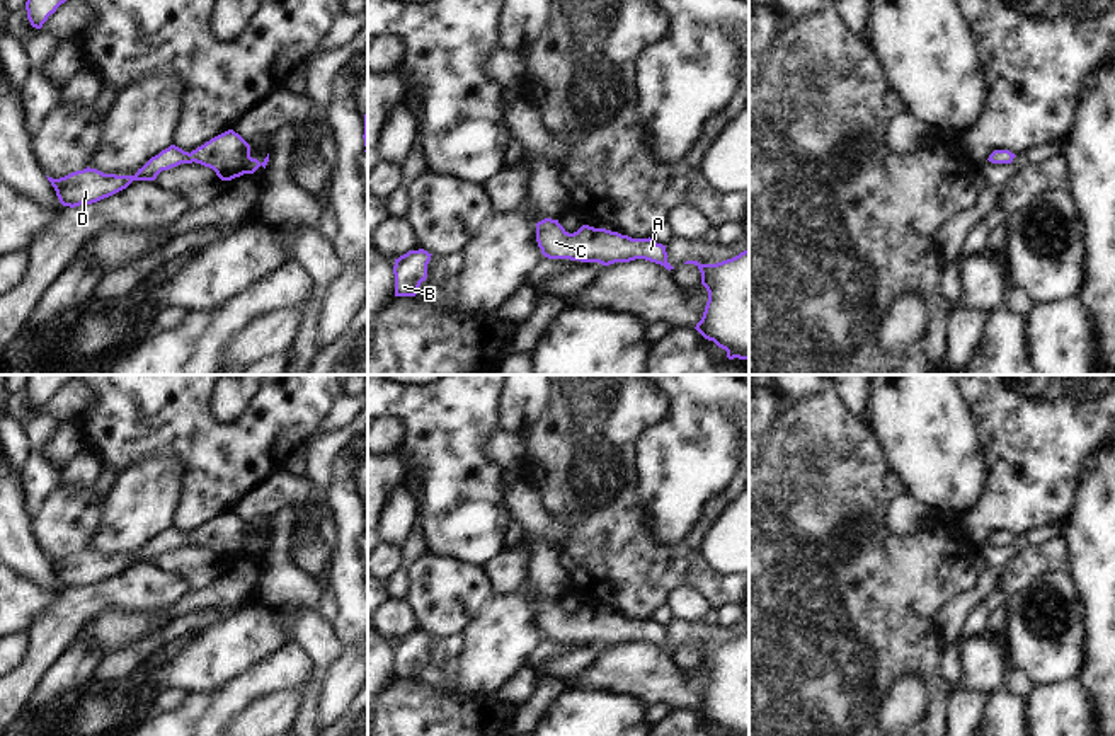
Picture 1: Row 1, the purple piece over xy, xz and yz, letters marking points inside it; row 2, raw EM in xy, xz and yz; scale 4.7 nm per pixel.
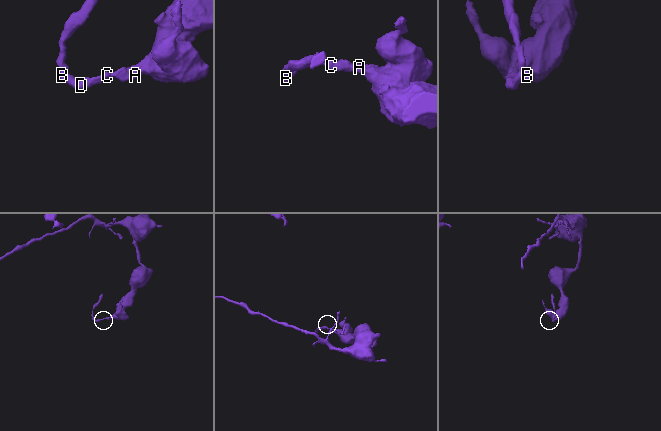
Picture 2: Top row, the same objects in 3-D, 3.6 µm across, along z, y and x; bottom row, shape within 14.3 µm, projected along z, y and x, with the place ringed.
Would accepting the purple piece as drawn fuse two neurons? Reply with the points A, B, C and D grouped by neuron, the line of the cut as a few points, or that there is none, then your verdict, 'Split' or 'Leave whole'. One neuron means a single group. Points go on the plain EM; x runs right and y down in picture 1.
Groups: A B C D. No split. Leave whole.

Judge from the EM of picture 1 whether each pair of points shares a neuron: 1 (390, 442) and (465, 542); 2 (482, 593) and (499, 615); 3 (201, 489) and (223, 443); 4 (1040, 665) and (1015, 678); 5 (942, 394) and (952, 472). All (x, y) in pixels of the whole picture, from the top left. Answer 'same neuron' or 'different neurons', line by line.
1: different neurons
2: different neurons
3: same neuron
4: different neurons
5: same neuron

